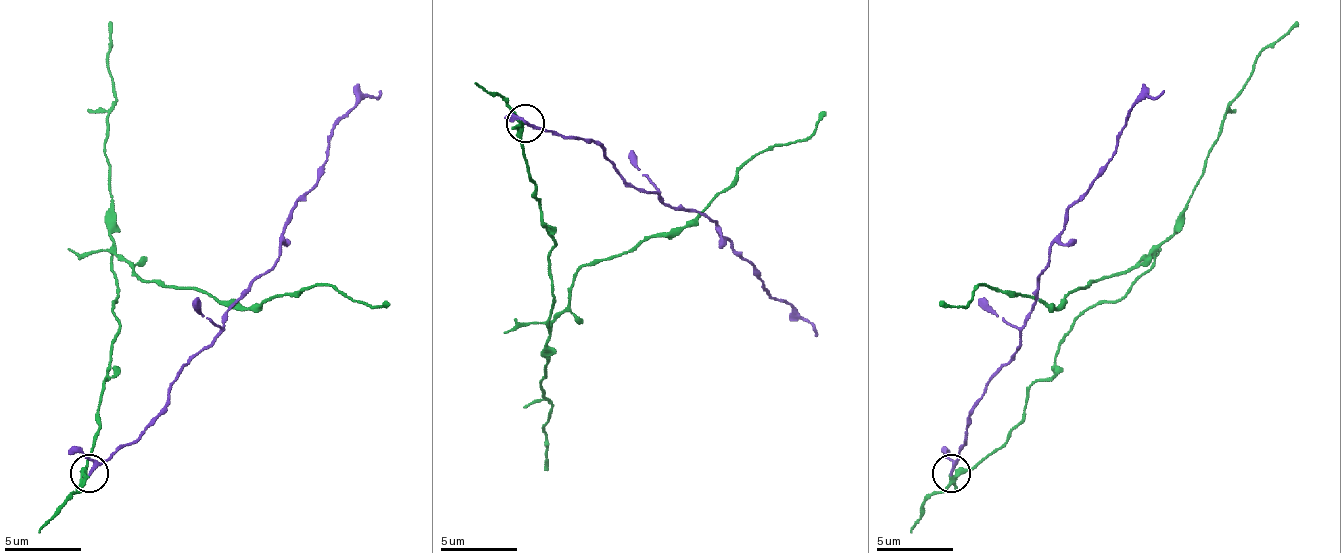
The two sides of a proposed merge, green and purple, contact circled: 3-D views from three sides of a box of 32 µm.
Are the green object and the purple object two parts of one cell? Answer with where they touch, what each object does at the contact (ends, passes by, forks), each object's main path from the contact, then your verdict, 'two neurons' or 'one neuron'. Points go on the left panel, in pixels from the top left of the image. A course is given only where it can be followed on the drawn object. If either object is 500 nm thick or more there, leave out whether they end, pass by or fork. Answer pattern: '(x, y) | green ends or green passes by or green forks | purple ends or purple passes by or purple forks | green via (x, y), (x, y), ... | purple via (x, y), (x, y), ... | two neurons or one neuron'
(89, 473) | green forks | purple passes by | green via (86, 472), (121, 326), (113, 261), (247, 307), (312, 284), (374, 307), (389, 303) | purple via (90, 472), (132, 441), (270, 269), (289, 211), (328, 161), (328, 135), (381, 89) | two neurons

